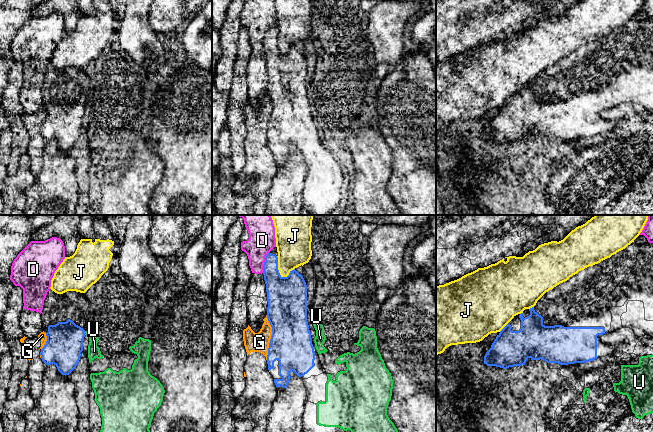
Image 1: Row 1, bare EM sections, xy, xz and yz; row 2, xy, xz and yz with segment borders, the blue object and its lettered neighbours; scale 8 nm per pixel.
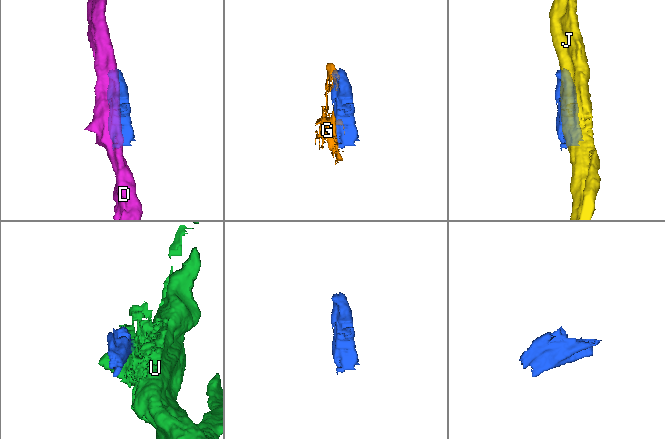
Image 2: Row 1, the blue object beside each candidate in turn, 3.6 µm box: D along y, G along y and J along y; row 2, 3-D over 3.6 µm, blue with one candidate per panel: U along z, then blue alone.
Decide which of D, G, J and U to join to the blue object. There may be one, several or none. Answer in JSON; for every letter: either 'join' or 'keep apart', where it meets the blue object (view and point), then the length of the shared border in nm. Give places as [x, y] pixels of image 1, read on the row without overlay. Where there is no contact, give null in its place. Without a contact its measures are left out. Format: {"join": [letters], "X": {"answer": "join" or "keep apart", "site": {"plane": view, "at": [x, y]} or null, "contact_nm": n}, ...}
{"join": [], "D": {"answer": "keep apart", "site": {"plane": "xz", "at": [264, 38]}, "contact_nm": 190}, "G": {"answer": "keep apart", "site": {"plane": "xz", "at": [271, 113]}, "contact_nm": 360}, "J": {"answer": "keep apart", "site": {"plane": "xz", "at": [277, 44]}, "contact_nm": 190}, "U": {"answer": "keep apart", "site": {"plane": "xy", "at": [84, 109]}, "contact_nm": 30}}

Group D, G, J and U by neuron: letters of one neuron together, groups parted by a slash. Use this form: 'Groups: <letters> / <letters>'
Groups: D / G / J / U

